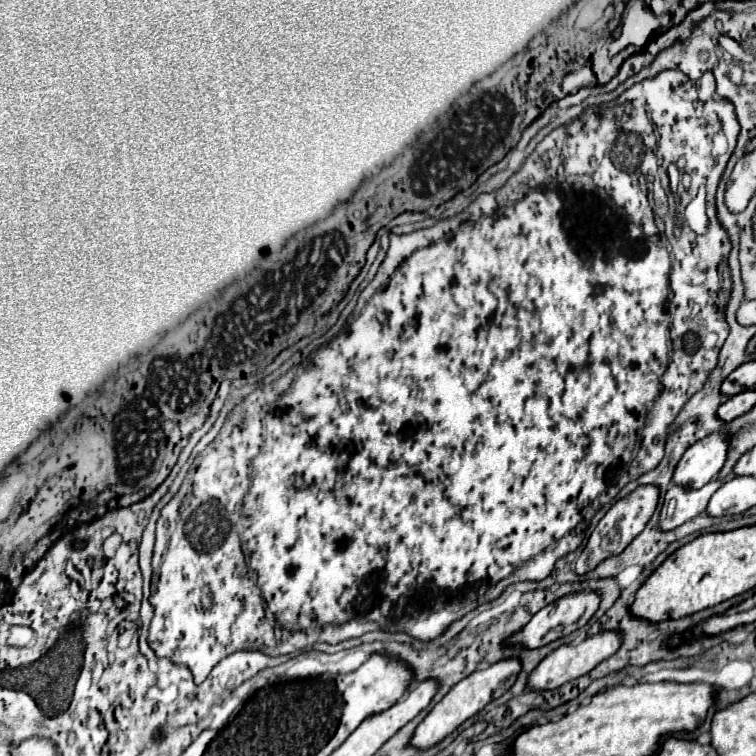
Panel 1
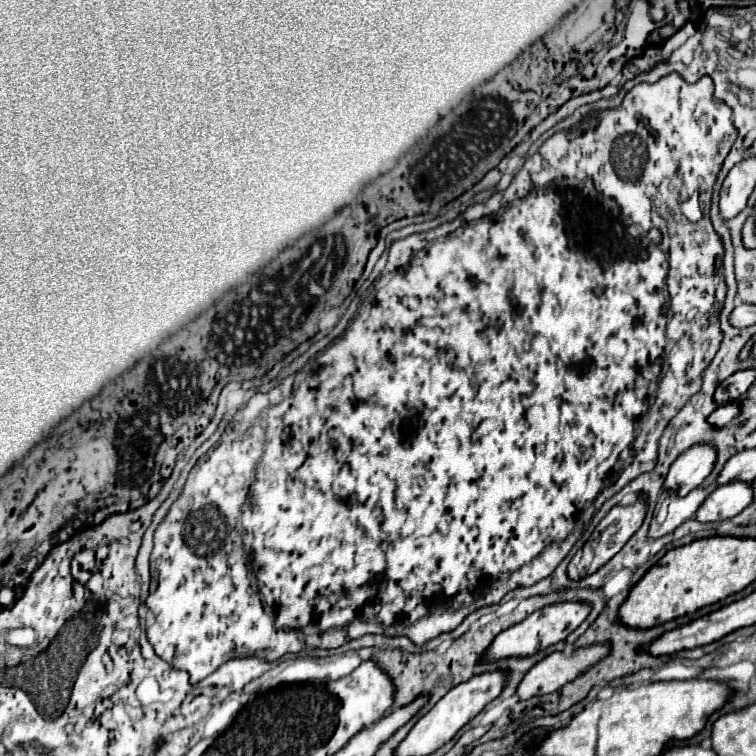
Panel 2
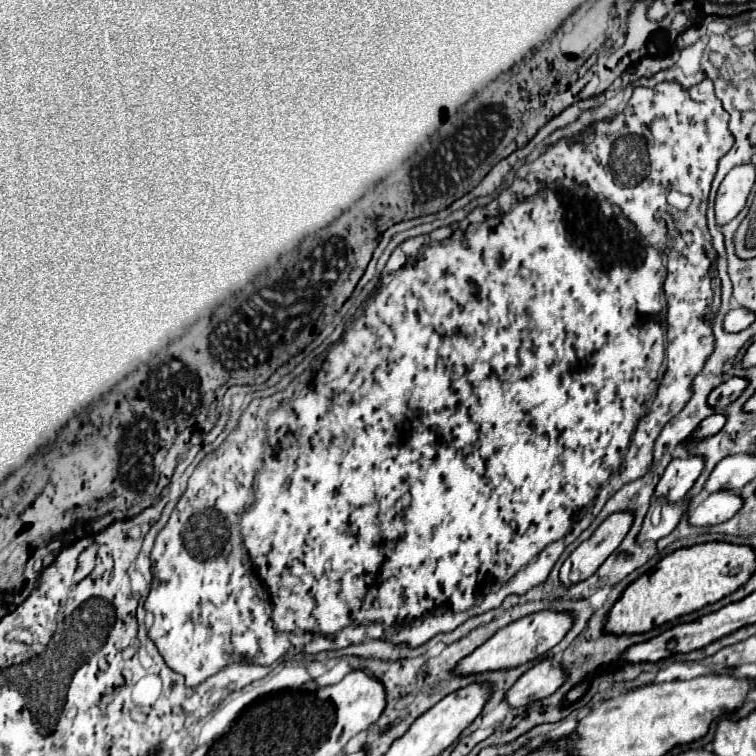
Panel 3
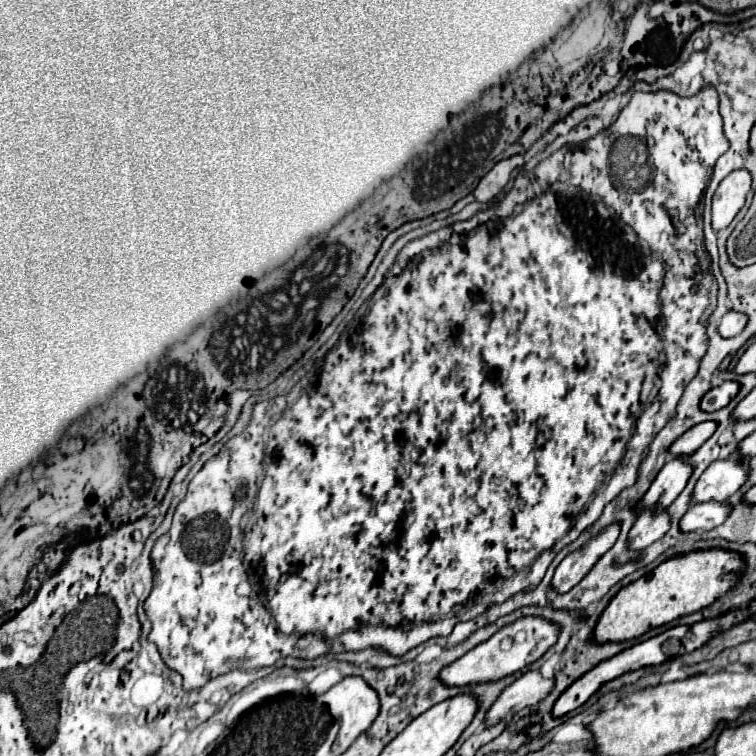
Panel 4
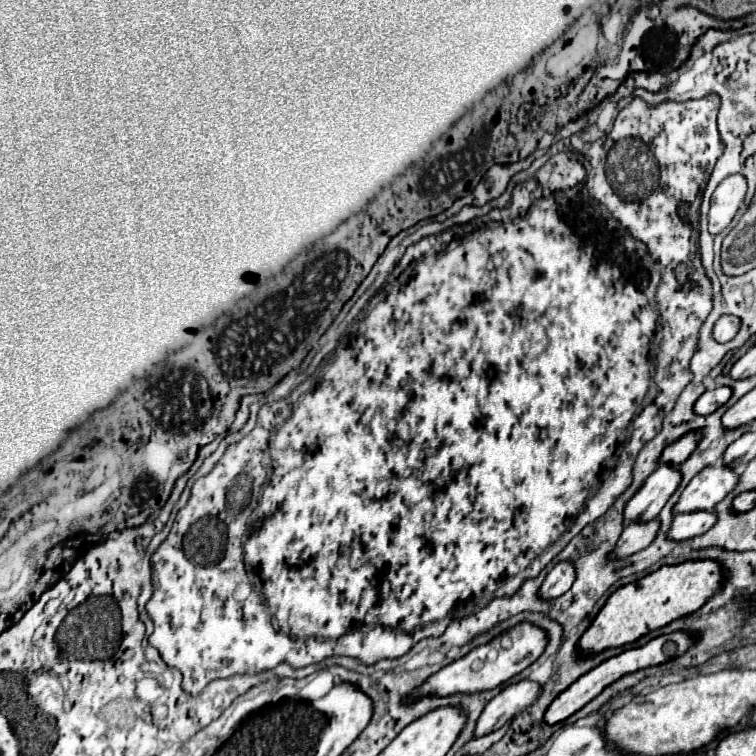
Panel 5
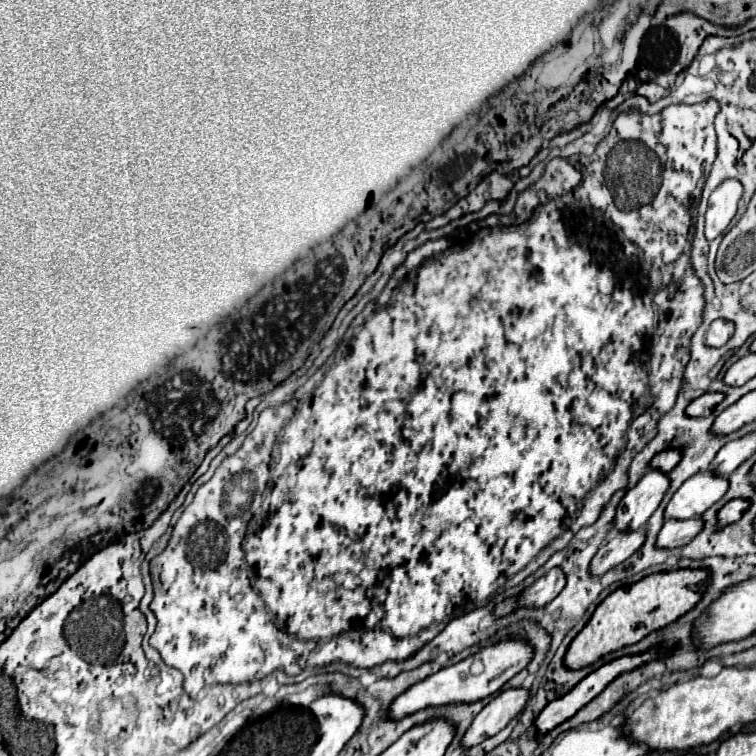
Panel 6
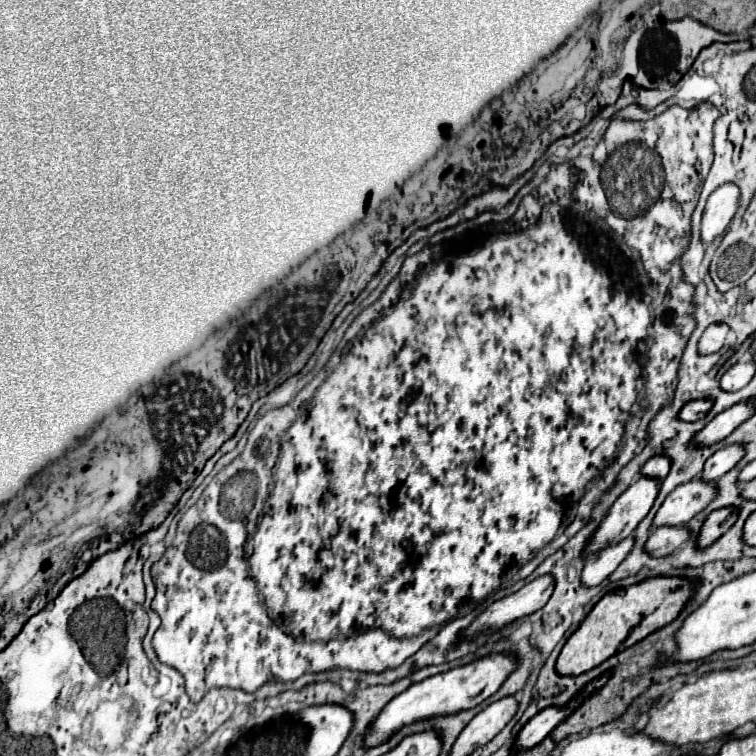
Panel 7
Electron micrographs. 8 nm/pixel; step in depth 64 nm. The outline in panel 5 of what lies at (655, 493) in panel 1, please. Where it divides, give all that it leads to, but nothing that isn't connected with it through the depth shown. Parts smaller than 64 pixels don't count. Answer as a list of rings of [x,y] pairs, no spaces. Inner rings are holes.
[[[564,560],[564,562],[558,562],[550,574],[546,576],[542,588],[540,588],[540,598],[544,600],[552,600],[552,598],[558,598],[562,596],[564,592],[570,590],[570,586],[574,584],[576,580],[576,568],[574,568],[574,562],[570,560]]]

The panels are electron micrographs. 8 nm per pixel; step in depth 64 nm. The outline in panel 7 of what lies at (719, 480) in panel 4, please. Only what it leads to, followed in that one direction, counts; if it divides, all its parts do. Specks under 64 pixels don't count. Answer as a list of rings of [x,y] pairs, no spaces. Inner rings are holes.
[[[694,478],[686,484],[680,484],[674,492],[668,494],[664,504],[660,506],[660,510],[654,518],[654,526],[686,524],[698,512],[702,512],[716,496],[718,496],[718,488],[714,482]]]

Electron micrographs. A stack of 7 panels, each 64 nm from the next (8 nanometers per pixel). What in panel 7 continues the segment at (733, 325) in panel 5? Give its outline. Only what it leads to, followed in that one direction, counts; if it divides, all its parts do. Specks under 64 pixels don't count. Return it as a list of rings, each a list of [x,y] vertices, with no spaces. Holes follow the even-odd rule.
[[[710,324],[698,342],[698,352],[700,354],[718,352],[724,346],[724,338],[728,330],[730,330],[728,324]]]

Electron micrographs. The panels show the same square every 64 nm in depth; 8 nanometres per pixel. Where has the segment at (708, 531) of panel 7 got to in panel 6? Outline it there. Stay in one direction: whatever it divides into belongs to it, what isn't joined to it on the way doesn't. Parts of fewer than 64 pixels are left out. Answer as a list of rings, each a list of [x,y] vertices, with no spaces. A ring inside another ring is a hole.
[[[734,498],[734,500],[730,500],[730,502],[718,512],[718,522],[720,522],[720,524],[732,524],[732,522],[736,522],[748,506],[750,506],[750,500],[746,500],[746,498]]]

